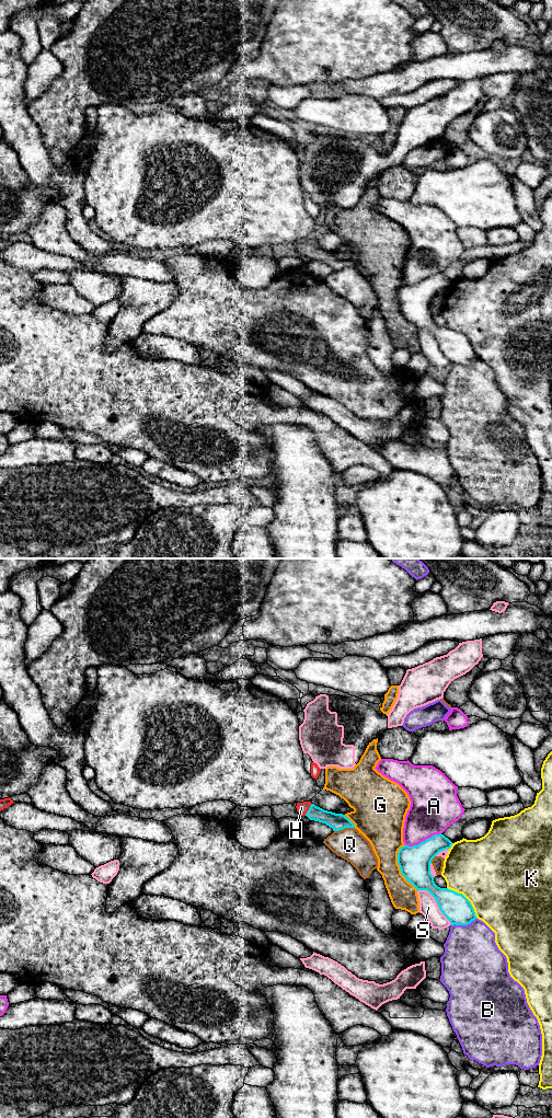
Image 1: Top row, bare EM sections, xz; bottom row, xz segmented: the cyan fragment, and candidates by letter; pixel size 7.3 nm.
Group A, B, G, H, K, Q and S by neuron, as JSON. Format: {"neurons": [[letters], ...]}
{"neurons": [["A"], ["B"], ["G"], ["H"], ["K"], ["Q"], ["S"]]}

